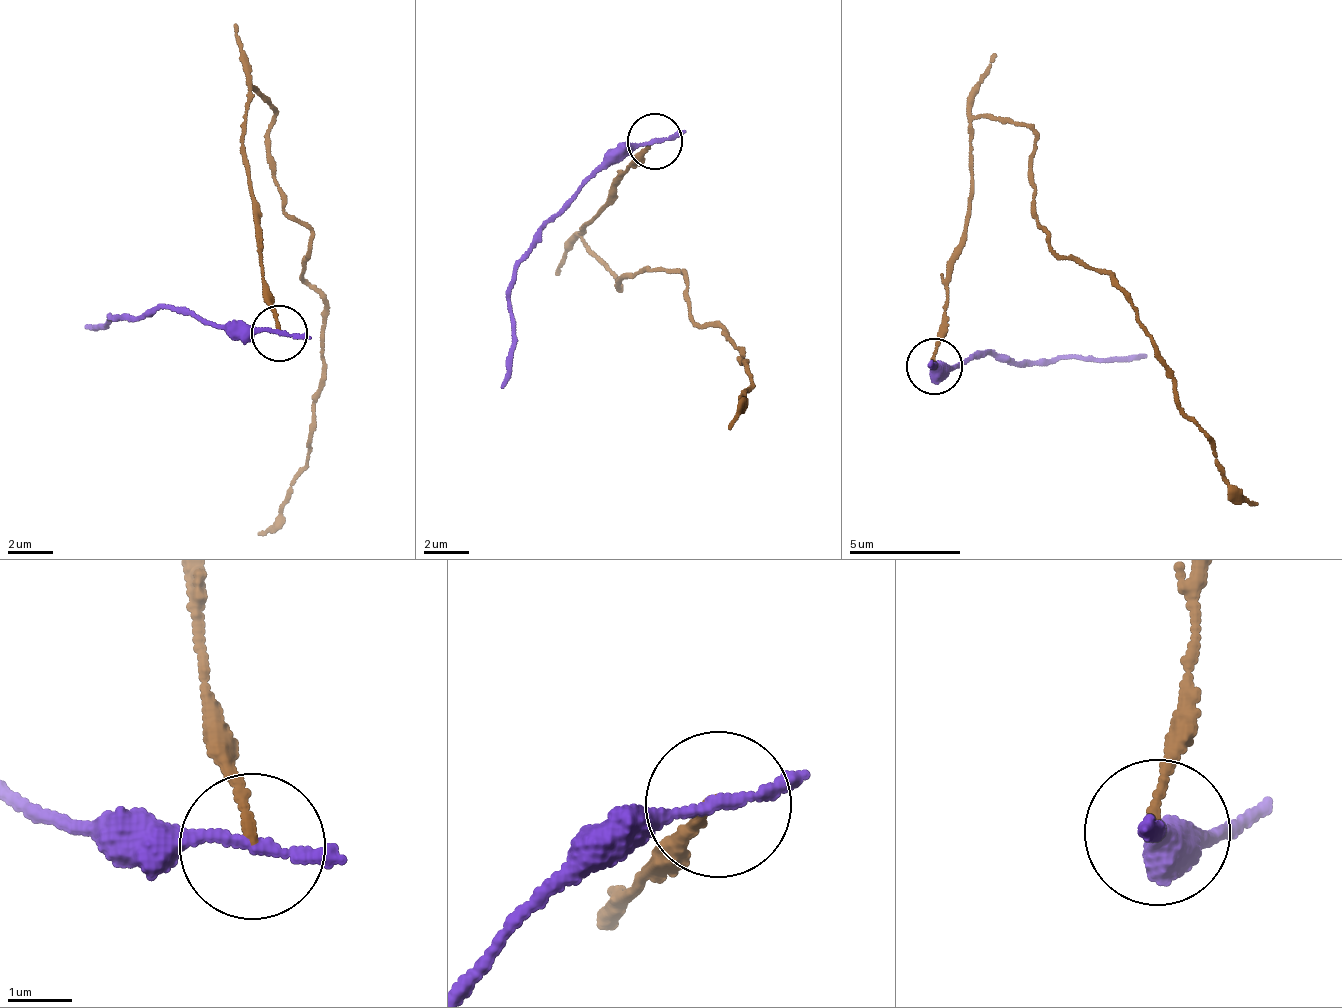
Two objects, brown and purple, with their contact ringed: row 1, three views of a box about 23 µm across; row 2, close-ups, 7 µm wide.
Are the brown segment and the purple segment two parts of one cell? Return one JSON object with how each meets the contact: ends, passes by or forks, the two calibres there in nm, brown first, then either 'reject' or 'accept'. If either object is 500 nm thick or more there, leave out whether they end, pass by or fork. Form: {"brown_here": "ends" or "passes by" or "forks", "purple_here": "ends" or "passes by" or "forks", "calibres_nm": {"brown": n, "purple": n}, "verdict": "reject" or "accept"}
{"brown_here": "ends", "purple_here": "passes by", "calibres_nm": {"brown": 130, "purple": 160}, "verdict": "reject"}

